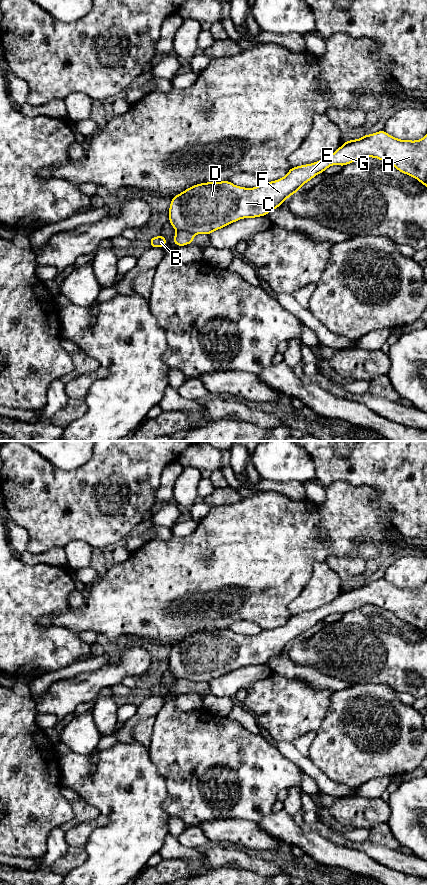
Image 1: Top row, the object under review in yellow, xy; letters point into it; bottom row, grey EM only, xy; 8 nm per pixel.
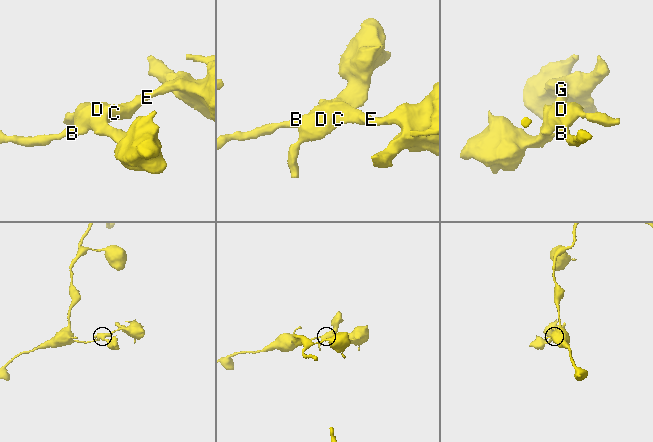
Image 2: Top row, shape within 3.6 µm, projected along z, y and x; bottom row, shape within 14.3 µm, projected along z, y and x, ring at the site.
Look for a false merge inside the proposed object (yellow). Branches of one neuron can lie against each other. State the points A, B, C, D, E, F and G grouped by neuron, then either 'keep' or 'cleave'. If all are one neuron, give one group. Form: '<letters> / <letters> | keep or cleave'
A C D E F G / B | cleave

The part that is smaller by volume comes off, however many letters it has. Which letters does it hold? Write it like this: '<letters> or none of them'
A, C, D, E, F, G

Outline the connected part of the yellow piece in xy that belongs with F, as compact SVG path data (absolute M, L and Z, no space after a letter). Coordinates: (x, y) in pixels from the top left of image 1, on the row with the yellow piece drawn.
M384 129L356 140L347 140L334 153L315 163L291 167L281 179L262 182L254 188L239 187L229 180L196 184L172 197L169 221L172 228L191 234L209 235L243 218L266 216L299 191L299 188L323 173L332 165L345 166L367 157L377 158L394 166L398 171L414 177L427 187L427 134L420 140L400 140L387 134Z

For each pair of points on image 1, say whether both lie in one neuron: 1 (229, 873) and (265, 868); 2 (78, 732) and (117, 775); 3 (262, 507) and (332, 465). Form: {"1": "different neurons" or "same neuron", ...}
{"1": "different neurons", "2": "different neurons", "3": "different neurons"}

